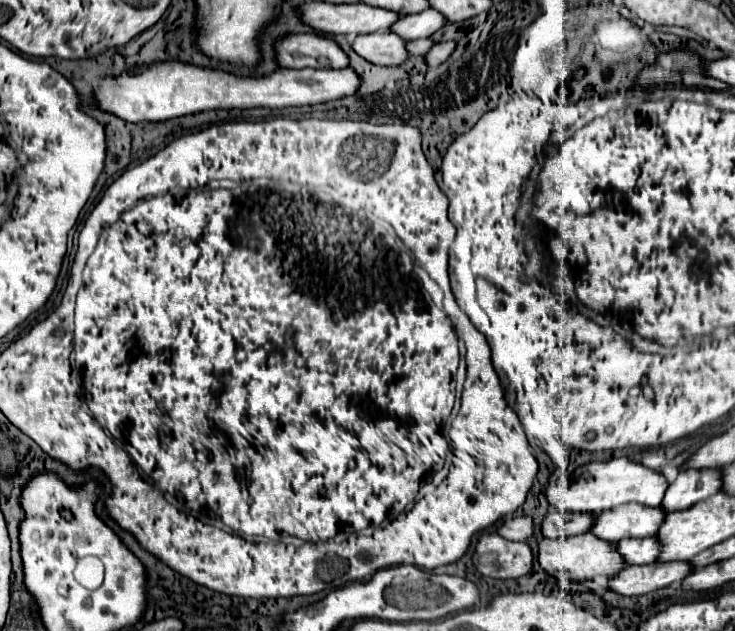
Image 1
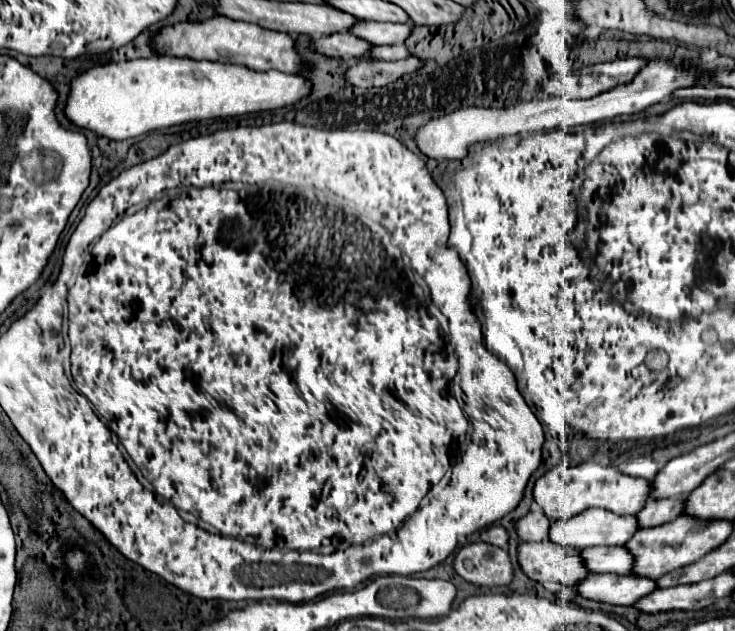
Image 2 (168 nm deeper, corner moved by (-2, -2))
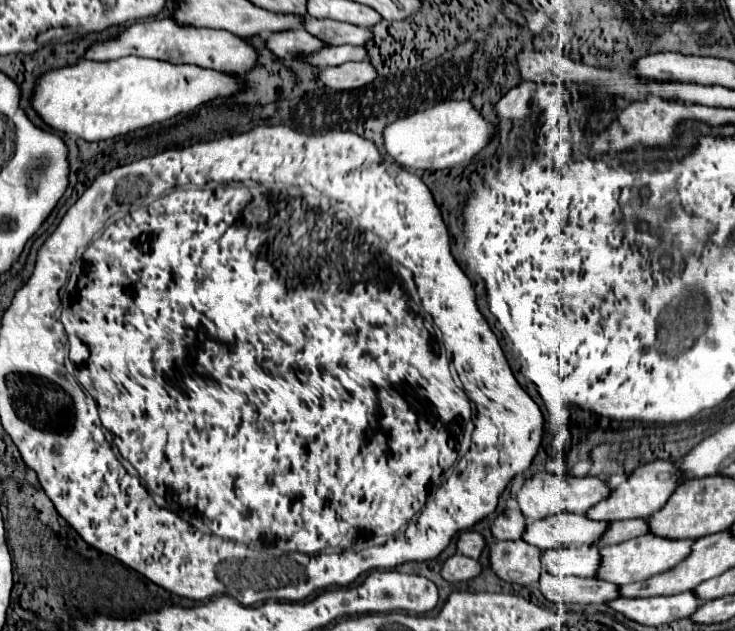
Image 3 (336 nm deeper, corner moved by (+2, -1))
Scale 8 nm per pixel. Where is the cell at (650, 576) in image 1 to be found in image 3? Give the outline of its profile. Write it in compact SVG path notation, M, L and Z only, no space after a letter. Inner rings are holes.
M542 573L540 575L540 593L556 603L556 605L570 605L570 603L608 603L618 597L618 587L614 583L604 583L594 577L564 577L556 579L554 575Z

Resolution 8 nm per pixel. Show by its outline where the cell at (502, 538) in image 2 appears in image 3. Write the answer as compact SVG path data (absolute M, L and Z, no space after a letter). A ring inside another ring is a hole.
M464 531L456 539L456 553L462 553L470 559L478 559L484 549L484 539L476 531Z

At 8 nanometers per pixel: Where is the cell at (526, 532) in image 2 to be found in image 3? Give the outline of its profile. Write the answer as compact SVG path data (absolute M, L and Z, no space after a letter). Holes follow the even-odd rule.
M510 499L504 513L500 513L494 519L490 531L496 539L512 539L514 541L514 539L522 537L524 527L526 527L526 519L524 519L524 515L520 515L520 509L516 507L516 501Z

